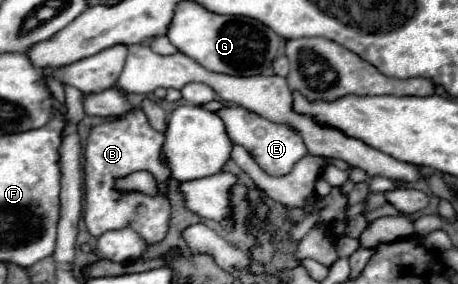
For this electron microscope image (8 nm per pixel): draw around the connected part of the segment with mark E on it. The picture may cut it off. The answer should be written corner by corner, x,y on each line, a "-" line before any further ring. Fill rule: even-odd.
224,107
218,111
218,115
224,119
224,125
232,143
242,145
268,175
286,175
304,155
308,155
308,149
302,137
288,125
272,123
244,107

